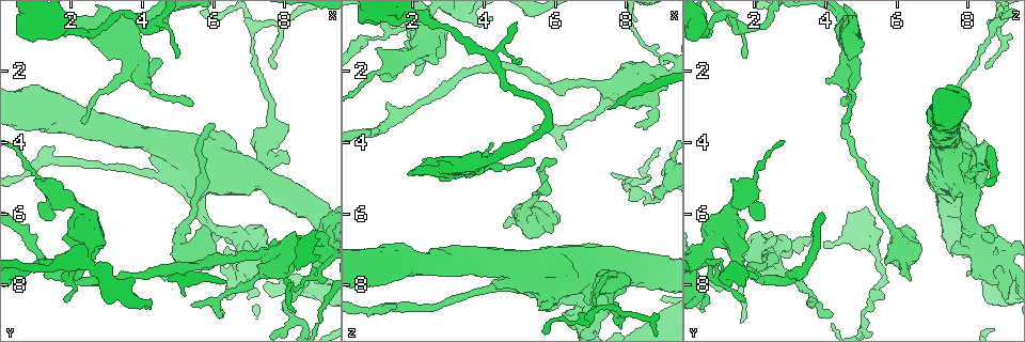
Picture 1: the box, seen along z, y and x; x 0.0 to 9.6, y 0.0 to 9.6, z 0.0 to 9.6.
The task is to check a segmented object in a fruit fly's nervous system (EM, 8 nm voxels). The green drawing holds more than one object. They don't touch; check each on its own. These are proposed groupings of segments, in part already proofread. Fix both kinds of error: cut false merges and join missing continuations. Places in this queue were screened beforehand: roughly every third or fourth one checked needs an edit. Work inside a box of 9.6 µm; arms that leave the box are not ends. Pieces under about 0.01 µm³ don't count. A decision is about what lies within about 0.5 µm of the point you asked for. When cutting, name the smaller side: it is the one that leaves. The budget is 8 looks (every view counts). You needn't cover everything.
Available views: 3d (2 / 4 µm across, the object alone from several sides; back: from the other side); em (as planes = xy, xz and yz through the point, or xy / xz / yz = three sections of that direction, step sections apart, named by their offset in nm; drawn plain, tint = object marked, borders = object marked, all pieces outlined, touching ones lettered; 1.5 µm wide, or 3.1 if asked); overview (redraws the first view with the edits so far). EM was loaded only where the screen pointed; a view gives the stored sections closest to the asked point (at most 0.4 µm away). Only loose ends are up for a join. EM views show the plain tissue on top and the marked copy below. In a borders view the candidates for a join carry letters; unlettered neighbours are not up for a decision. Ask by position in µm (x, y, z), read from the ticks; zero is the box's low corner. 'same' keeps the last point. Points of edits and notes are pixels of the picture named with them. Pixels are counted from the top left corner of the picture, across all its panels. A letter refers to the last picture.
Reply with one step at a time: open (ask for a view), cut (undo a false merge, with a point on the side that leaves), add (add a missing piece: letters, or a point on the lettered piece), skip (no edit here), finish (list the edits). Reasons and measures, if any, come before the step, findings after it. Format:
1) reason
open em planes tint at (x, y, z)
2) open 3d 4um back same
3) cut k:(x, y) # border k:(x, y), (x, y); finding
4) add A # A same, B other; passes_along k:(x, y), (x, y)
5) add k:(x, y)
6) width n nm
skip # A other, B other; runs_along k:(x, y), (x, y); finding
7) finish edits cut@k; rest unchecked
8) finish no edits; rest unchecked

thick end
open em planes borders at (1.80, 0.75, 4.90)

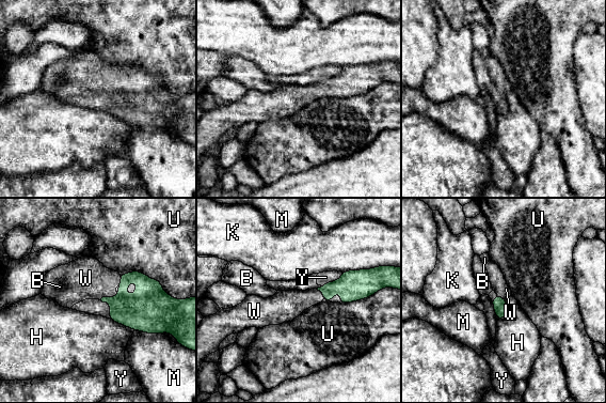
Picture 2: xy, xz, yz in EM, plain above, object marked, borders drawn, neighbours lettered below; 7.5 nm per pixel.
add W # B other, H other, K other, M other, U other, W same, Y other; passes_along 2:(139, 311), (109, 297), (85, 278); the cell continues

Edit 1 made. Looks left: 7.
free end
open em planes borders at (1.65, 1.00, 0.65)

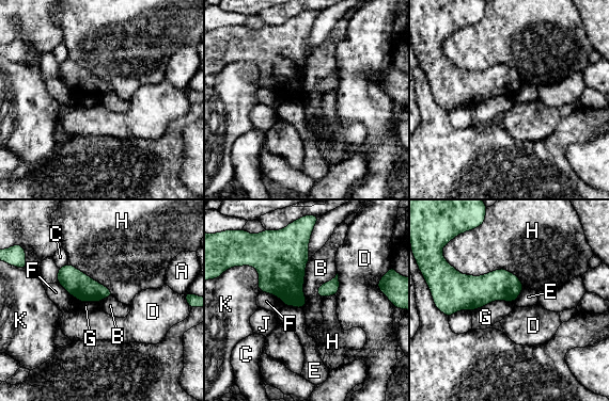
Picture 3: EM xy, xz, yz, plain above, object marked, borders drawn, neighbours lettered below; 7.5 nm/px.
skip # A other, B other, C other, D other, E other, F other, G other, H other, J other, K other; border 3:(310, 258), (302, 307); none of them fits

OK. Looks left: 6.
three arms meet
open 3d 4um at (4.20, 0.80, 1.65)

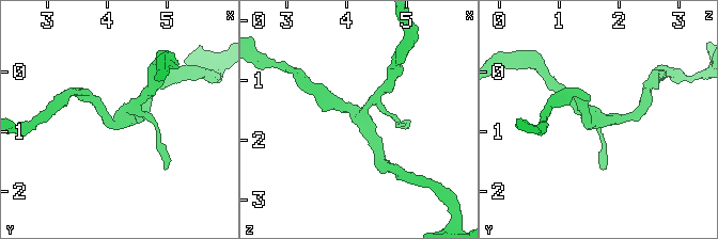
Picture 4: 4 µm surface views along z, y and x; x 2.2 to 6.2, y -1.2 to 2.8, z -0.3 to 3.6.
open em planes tint at (4.15, 0.80, 1.60)

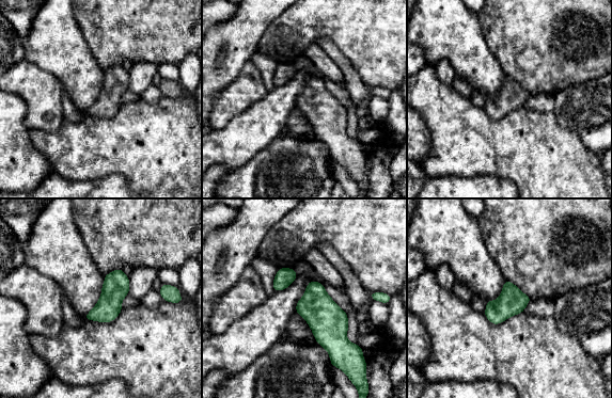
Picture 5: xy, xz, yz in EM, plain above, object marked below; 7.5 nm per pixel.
open em planes borders same

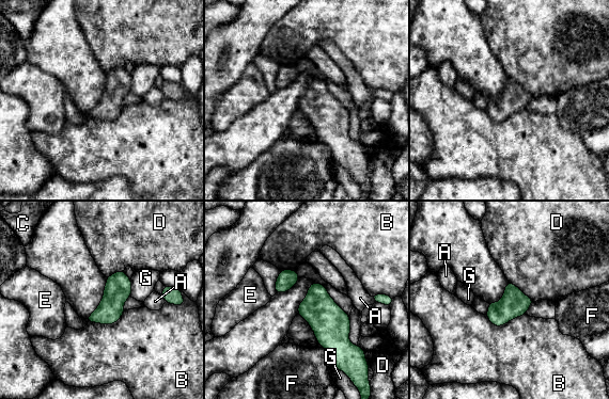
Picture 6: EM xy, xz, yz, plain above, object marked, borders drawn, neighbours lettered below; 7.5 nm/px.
skip # A other, B other, C other, D other, E other, F other, G other; border 6:(509, 281), (534, 301); continuous, no second cell

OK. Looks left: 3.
finish edits add@2; rest unchecked

